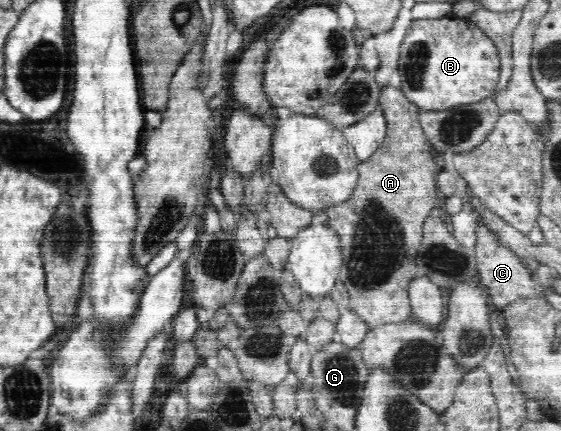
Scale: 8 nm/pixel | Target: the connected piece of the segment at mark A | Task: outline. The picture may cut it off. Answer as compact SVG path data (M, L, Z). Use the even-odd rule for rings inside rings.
M389 84L382 87L380 91L379 109L383 112L387 122L385 141L368 160L360 161L358 164L359 178L354 194L348 200L350 206L346 208L346 203L341 203L324 210L324 213L328 215L326 226L330 226L340 237L343 264L339 272L339 279L345 284L349 294L349 310L362 317L370 330L386 324L413 320L408 290L414 277L419 275L428 277L447 292L460 280L467 280L472 286L476 285L471 278L478 275L473 248L469 248L470 255L466 258L464 254L458 254L460 250L444 249L448 242L446 238L450 238L446 234L447 226L444 226L445 222L442 222L440 218L431 216L432 208L438 206L436 194L438 170L434 160L436 154L425 137L424 129L419 121L420 109L405 97L399 88ZM423 228L426 232L424 240L430 242L426 244L430 246L429 250L419 250Z

